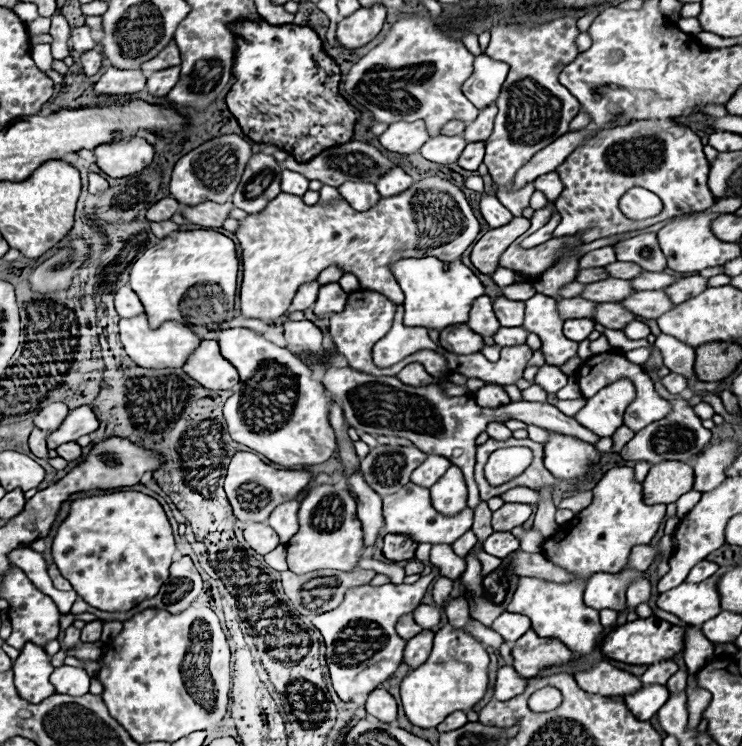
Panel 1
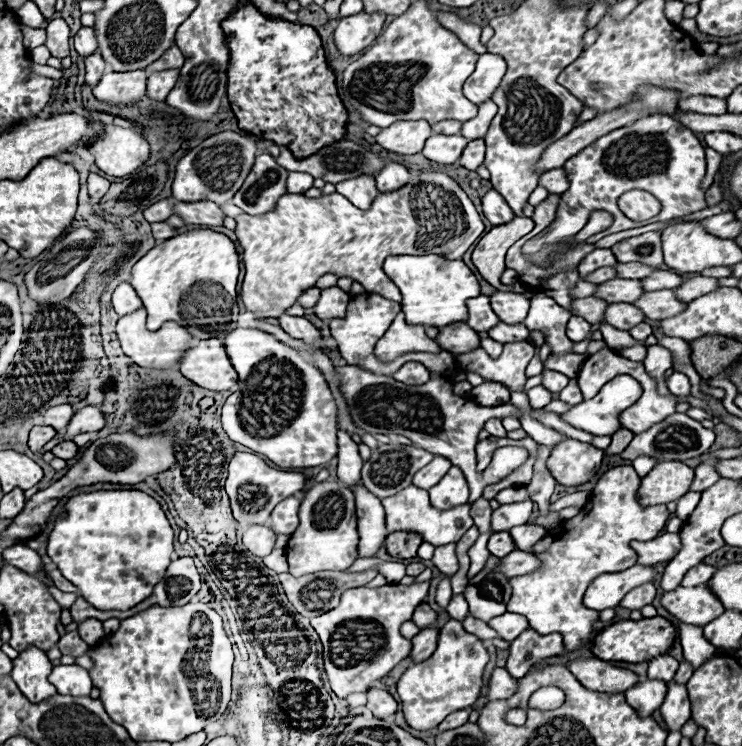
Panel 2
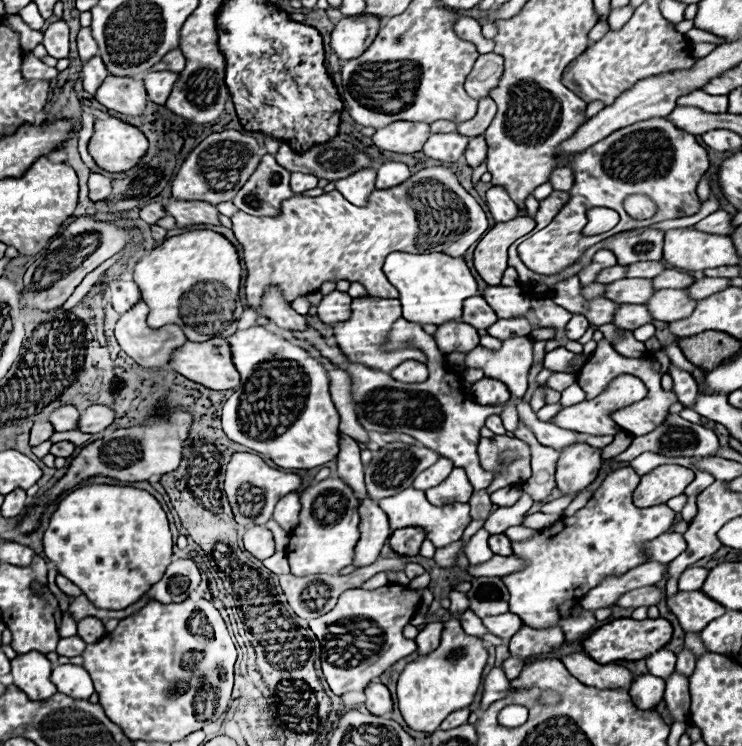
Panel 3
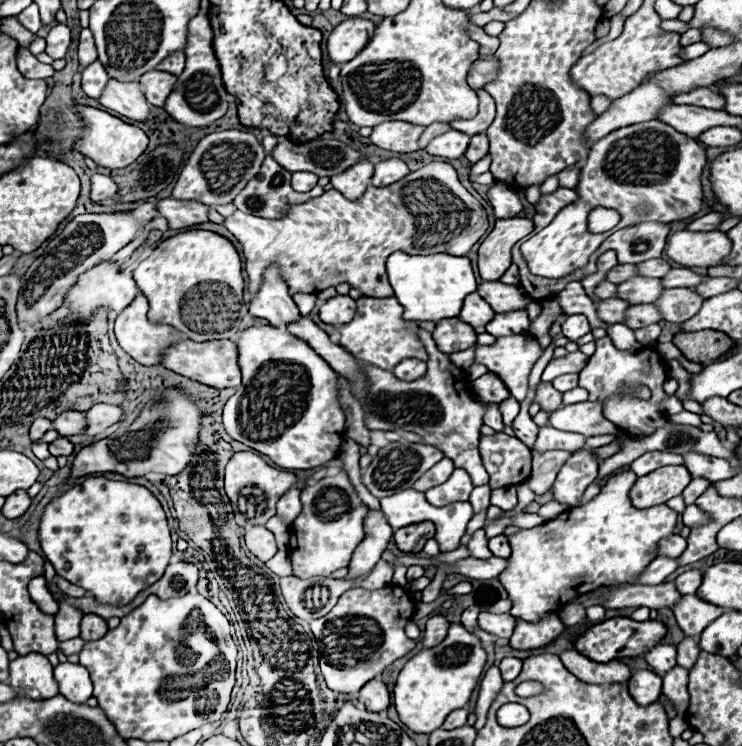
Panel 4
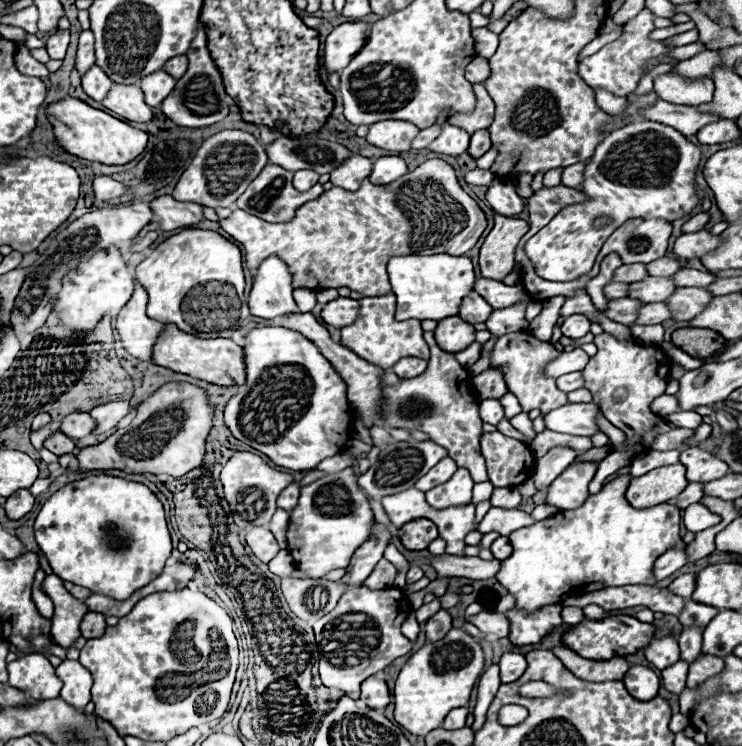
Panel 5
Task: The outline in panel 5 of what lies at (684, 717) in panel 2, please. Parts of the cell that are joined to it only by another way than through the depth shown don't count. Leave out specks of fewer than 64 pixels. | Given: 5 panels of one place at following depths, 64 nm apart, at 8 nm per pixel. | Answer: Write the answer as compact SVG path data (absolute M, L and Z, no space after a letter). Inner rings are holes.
M680 660L680 662L672 664L670 668L662 670L662 680L664 680L666 690L680 694L680 692L686 688L686 674L688 674L688 666L690 666L688 662Z

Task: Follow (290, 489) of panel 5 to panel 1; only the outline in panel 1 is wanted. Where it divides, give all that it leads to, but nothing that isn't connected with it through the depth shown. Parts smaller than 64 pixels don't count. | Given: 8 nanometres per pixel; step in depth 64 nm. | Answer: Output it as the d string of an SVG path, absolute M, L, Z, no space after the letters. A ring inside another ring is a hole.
M288 500L282 502L280 506L274 508L274 512L268 518L268 524L276 530L276 534L280 536L280 542L286 544L298 530L298 500Z

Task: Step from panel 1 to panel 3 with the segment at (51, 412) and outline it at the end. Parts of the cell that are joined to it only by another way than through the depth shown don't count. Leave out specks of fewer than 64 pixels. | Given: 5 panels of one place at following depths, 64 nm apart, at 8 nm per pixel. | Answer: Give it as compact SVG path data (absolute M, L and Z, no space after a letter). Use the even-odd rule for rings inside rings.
M62 406L62 408L54 410L48 420L52 422L56 432L68 432L68 430L76 430L78 420L80 420L80 412L74 406Z

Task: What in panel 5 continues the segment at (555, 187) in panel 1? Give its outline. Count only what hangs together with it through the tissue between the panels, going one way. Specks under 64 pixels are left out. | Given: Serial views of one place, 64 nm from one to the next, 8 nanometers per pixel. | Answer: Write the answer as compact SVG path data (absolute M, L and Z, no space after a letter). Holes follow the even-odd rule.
M578 162L578 164L572 164L572 166L564 168L562 184L578 188L584 182L584 168L586 168L586 162Z

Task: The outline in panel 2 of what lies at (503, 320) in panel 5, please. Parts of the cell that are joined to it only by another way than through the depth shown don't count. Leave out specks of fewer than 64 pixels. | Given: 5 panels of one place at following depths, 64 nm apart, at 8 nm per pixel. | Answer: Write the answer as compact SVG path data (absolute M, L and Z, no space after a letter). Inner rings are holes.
M498 322L494 328L488 330L488 336L496 342L514 342L518 338L528 338L530 330L524 324L506 324L506 322Z

